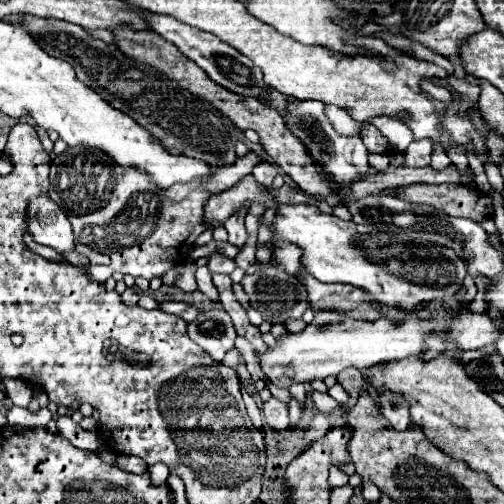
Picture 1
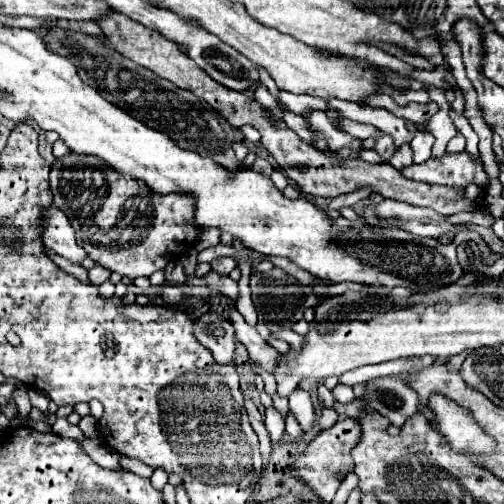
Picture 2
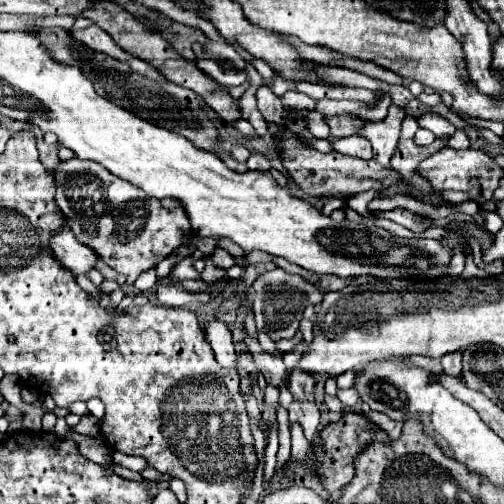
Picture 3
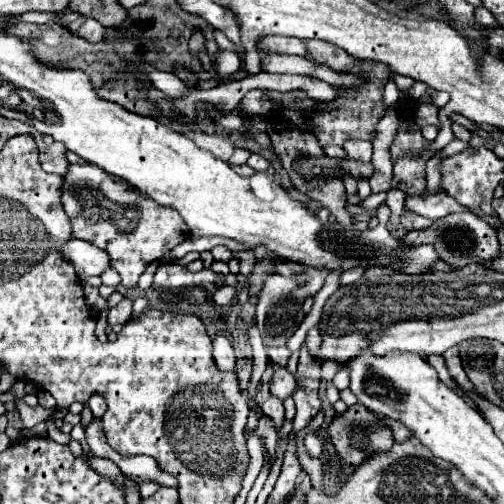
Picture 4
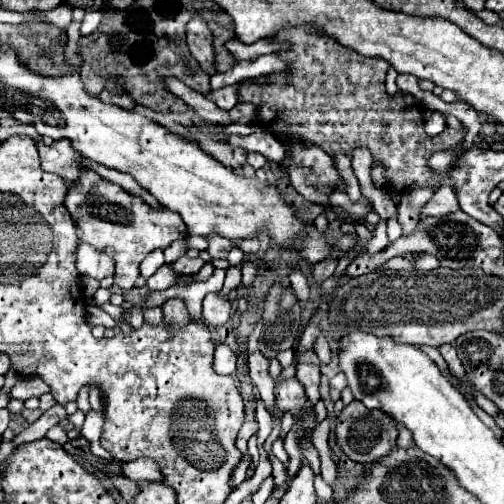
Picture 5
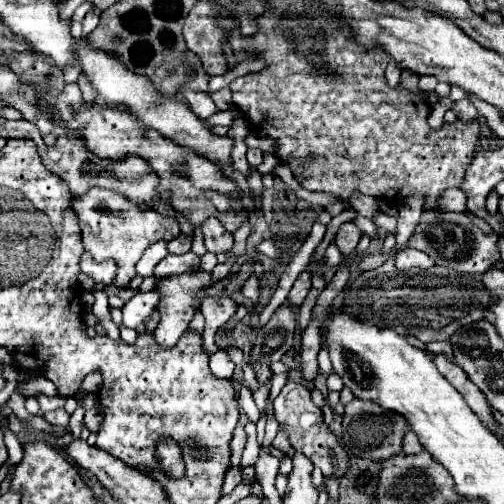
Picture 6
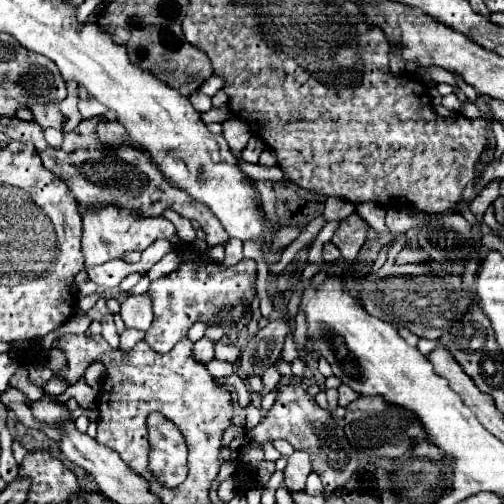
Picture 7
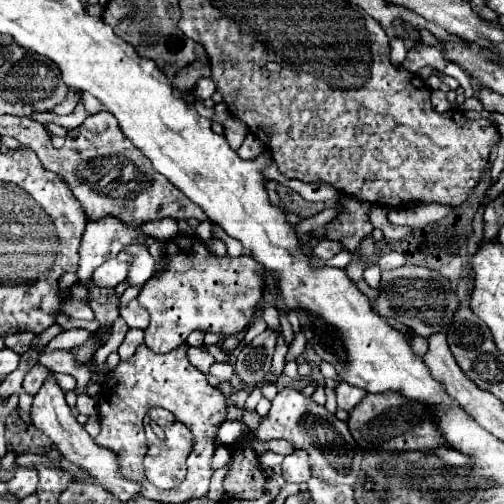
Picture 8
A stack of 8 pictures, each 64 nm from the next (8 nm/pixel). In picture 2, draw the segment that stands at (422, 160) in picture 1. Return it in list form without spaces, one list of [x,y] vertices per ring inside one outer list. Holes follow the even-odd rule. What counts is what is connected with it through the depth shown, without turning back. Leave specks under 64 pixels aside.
[[[418,130],[416,132],[416,136],[410,142],[410,146],[414,150],[414,162],[416,164],[420,164],[422,160],[428,160],[430,158],[432,144],[434,144],[434,136],[428,130]]]

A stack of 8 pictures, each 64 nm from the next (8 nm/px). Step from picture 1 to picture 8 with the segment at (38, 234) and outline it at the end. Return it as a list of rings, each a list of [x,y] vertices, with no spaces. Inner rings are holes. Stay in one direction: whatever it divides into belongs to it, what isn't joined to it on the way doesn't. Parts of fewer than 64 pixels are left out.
[[[108,260],[100,268],[96,268],[96,272],[92,274],[92,284],[100,288],[114,288],[116,284],[124,282],[124,278],[126,278],[126,264],[118,260]]]

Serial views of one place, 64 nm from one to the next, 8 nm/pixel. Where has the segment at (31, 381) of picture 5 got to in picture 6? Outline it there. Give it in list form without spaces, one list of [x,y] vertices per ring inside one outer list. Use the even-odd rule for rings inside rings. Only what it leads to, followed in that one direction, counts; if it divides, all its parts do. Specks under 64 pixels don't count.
[[[38,376],[38,378],[32,378],[28,384],[20,386],[18,392],[22,396],[34,396],[34,394],[46,394],[46,396],[56,396],[58,394],[58,388],[56,384],[52,384],[50,380],[46,380],[44,376]]]

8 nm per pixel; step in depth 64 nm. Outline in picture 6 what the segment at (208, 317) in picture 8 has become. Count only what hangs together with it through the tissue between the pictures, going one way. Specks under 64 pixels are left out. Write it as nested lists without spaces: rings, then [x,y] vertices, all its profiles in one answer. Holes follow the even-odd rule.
[[[244,262],[240,272],[236,274],[228,274],[226,278],[214,282],[210,272],[202,272],[202,270],[194,270],[194,272],[184,272],[178,276],[168,276],[162,278],[158,282],[158,286],[154,288],[154,292],[160,294],[160,302],[156,306],[156,310],[160,312],[160,322],[156,326],[156,330],[152,332],[154,340],[162,346],[162,348],[172,348],[172,344],[178,342],[178,338],[188,330],[188,324],[192,322],[194,314],[200,310],[200,302],[206,296],[234,296],[242,292],[244,282],[248,280],[248,276],[252,274],[252,262]]]

